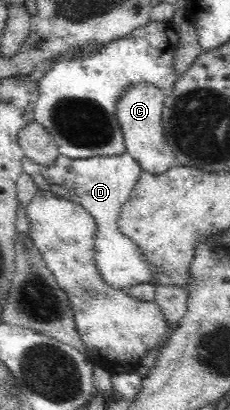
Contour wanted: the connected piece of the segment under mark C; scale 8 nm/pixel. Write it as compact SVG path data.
M152 82L130 83L116 100L117 122L120 124L125 152L139 163L143 172L164 174L178 162L171 151L163 132L161 120L166 94Z

